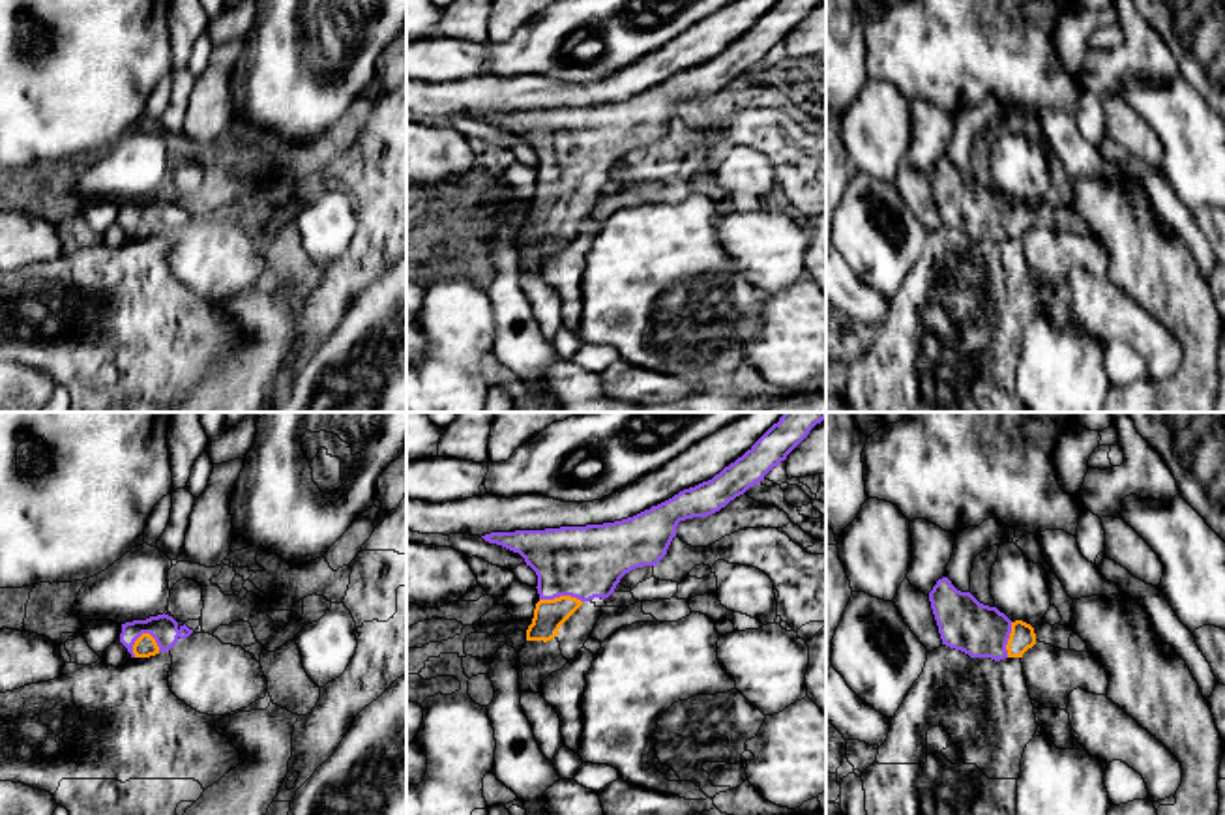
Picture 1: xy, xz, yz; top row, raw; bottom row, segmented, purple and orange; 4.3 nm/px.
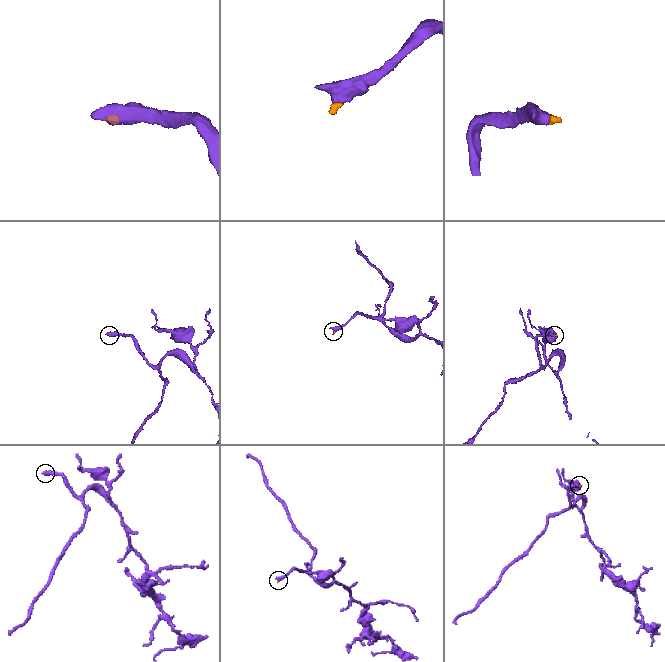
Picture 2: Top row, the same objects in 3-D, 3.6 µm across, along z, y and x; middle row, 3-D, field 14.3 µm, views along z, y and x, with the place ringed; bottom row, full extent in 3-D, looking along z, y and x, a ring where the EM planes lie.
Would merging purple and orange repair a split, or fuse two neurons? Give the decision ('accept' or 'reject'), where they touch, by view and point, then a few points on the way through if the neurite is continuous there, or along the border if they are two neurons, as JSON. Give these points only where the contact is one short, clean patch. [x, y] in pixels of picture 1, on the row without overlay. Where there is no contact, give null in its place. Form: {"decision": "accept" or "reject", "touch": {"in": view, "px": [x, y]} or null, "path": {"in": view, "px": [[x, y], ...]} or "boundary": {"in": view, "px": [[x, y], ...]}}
{"decision": "accept", "touch": {"in": "xy", "px": [148, 212]}, "path": {"in": "xy", "px": [[163, 208], [148, 212], [145, 227]]}}

